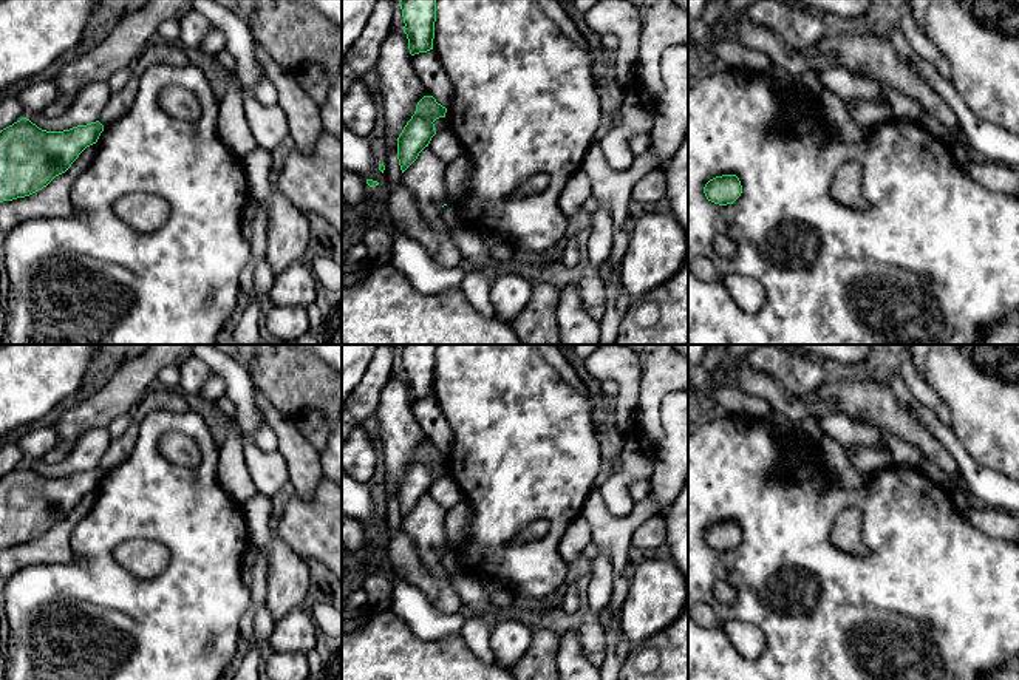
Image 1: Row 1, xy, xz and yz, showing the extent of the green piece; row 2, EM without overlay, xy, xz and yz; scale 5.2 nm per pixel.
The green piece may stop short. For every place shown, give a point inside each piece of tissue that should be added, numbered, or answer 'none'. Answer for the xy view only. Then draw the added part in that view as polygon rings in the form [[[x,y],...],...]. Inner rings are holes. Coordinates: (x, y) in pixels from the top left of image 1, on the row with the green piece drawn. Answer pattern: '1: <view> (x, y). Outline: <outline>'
none

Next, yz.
none

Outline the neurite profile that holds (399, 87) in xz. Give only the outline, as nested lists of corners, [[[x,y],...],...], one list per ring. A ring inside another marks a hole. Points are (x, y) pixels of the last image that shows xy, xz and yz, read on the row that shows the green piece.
[[[391,29],[382,43],[374,65],[377,90],[385,117],[385,184],[391,187],[388,219],[399,230],[422,244],[445,267],[462,266],[462,255],[452,241],[450,232],[431,227],[419,213],[413,193],[402,185],[397,159],[397,138],[416,111],[417,102],[430,96],[411,63],[407,34]]]

